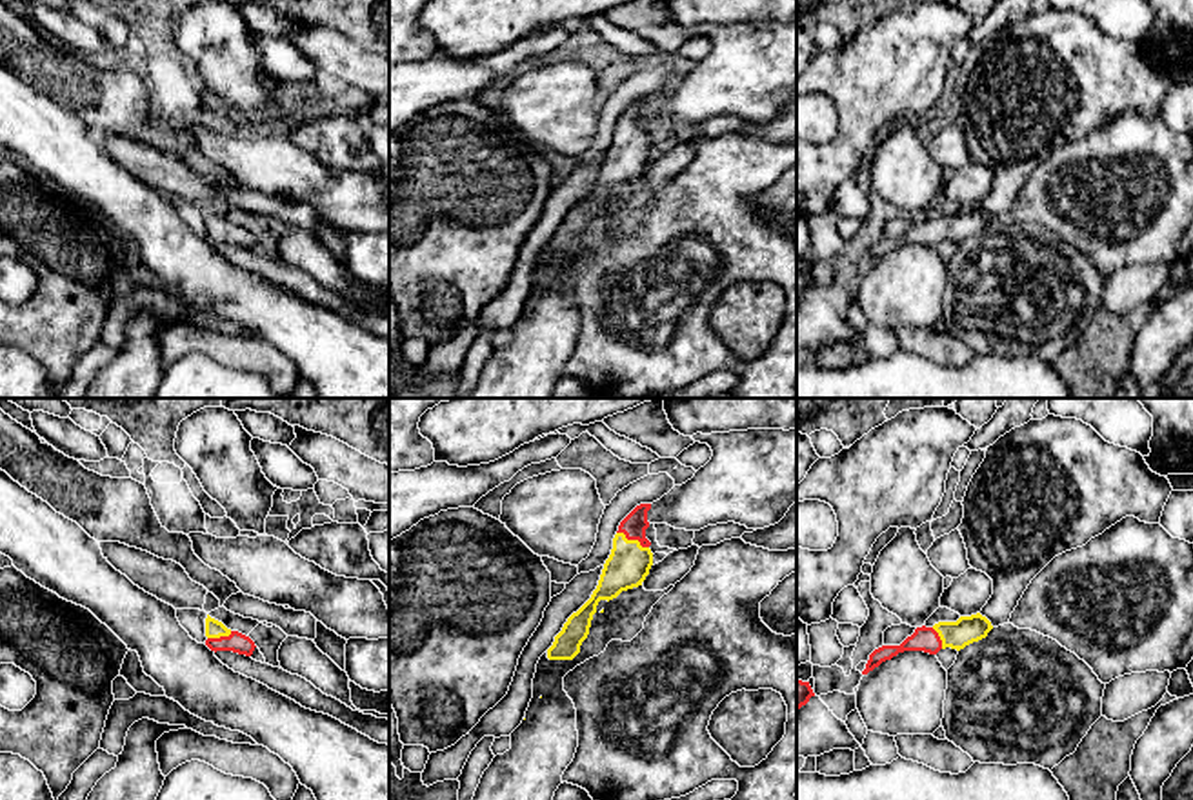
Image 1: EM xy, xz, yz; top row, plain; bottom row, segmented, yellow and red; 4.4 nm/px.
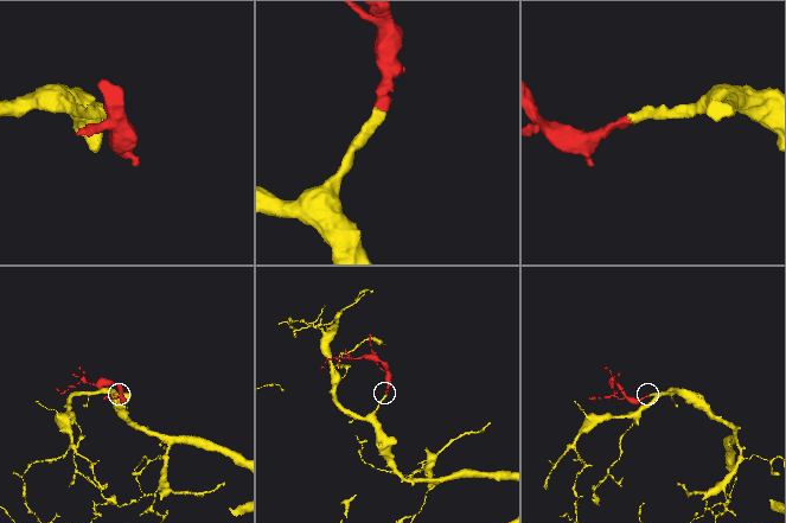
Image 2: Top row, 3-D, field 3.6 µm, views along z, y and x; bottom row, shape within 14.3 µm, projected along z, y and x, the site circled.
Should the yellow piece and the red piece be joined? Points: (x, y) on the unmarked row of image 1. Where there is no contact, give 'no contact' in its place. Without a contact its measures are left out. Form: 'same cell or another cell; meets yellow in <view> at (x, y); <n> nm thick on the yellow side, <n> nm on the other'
same cell; meets yellow in xz at (633, 133); 190 nm thick on the yellow side, 110 nm on the other

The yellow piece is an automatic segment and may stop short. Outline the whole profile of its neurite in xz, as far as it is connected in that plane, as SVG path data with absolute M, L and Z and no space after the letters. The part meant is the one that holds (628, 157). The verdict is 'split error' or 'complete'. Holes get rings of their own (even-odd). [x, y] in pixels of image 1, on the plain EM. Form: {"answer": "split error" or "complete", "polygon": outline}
{"answer": "split error", "polygon": "M651 96L637 98L618 118L613 142L604 156L600 173L591 191L573 205L547 242L549 253L573 253L589 227L593 207L600 193L613 193L622 184L642 178L653 158L647 104Z"}

